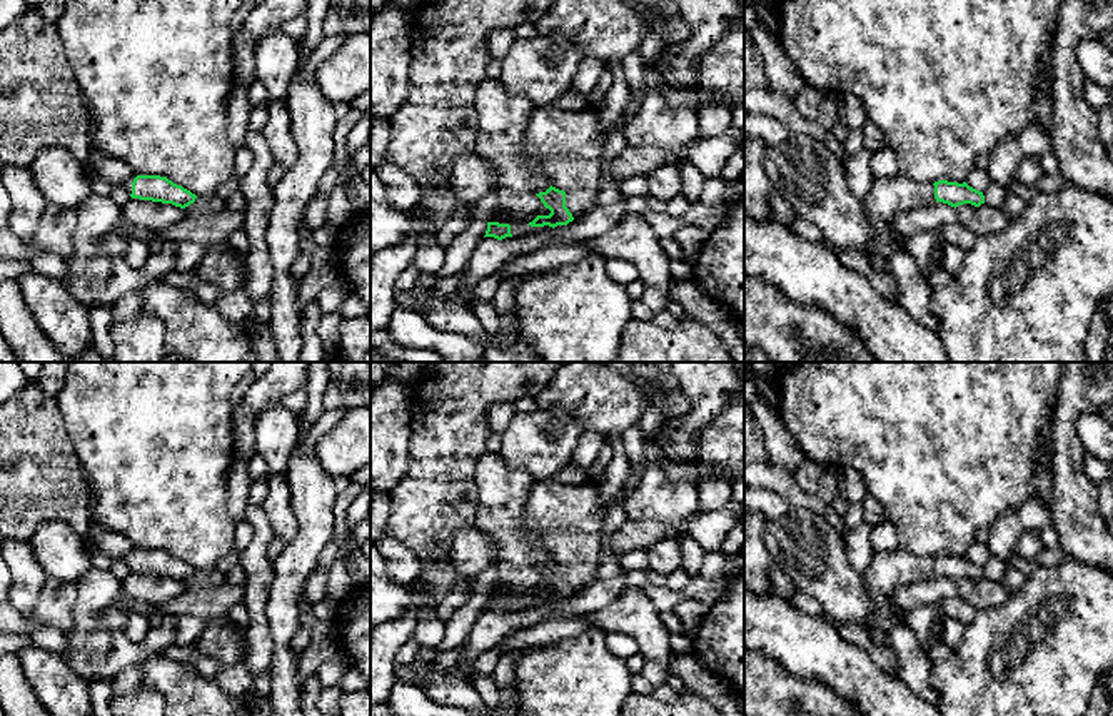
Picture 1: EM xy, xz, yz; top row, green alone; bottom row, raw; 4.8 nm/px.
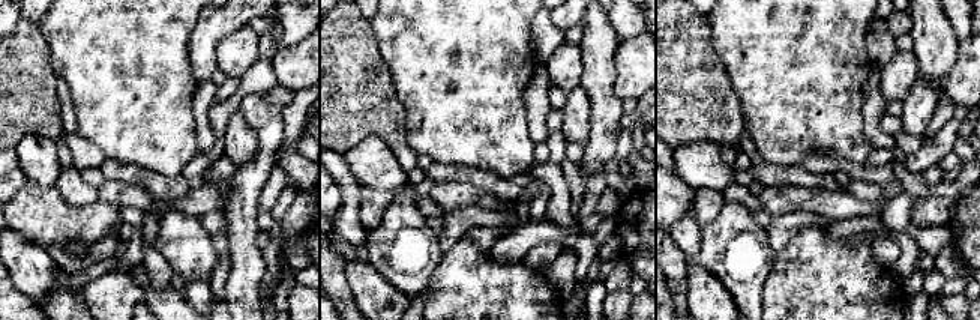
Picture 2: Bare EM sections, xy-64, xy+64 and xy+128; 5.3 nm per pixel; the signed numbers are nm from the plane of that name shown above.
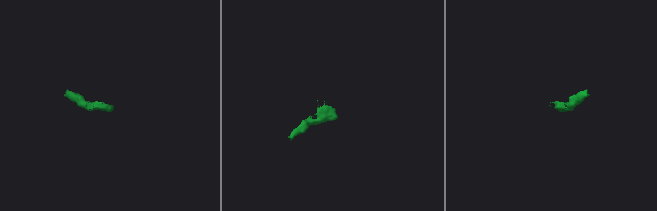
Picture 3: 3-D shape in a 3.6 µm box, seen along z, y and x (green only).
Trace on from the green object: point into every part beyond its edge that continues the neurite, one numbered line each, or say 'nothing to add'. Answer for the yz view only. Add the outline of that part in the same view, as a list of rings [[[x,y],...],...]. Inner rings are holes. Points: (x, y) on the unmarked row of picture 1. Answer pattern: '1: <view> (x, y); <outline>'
1: yz (888, 571); [[[901,546],[873,556],[863,582],[871,598],[871,629],[868,633],[874,644],[883,646],[888,631],[898,621],[904,621],[906,613],[893,603],[893,592],[934,576],[931,556],[916,556]]]

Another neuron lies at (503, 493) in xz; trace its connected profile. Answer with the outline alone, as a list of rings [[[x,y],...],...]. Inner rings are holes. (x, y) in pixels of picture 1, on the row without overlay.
[[[501,454],[481,456],[474,481],[477,486],[476,526],[499,544],[499,566],[522,569],[546,566],[551,557],[541,539],[526,526],[526,507],[532,477],[511,469]]]

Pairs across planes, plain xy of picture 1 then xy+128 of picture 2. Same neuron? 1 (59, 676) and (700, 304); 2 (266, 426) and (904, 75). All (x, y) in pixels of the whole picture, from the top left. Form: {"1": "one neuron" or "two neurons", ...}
{"1": "one neuron", "2": "one neuron"}

